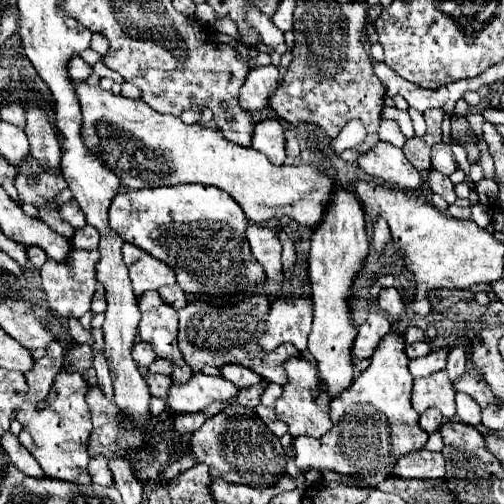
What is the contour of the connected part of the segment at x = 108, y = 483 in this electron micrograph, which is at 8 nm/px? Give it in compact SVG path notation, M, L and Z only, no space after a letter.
M103 457L91 459L89 461L89 475L91 475L93 483L97 483L101 487L113 487L113 475L109 471L107 459L103 459Z

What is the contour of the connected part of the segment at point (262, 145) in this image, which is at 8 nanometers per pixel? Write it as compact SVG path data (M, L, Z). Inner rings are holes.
M263 119L255 125L253 133L253 149L261 151L263 155L269 157L273 165L283 165L285 163L285 129L279 121L275 119Z

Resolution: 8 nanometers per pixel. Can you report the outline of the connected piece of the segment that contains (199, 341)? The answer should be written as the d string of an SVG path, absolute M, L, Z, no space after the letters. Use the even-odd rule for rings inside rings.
M265 283L249 287L245 291L223 291L225 295L213 295L213 305L207 301L189 303L179 311L179 351L193 373L199 373L205 365L223 367L229 363L243 365L271 383L285 385L285 361L299 357L301 353L293 345L277 347L275 351L263 351L257 341L265 327L269 313L269 289Z

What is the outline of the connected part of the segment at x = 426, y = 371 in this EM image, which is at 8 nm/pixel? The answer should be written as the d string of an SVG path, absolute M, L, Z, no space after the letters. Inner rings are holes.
M441 349L441 351L433 351L425 357L417 357L417 359L411 359L409 361L409 371L413 377L427 377L435 371L441 371L445 369L445 359L447 359L447 353L449 349Z

